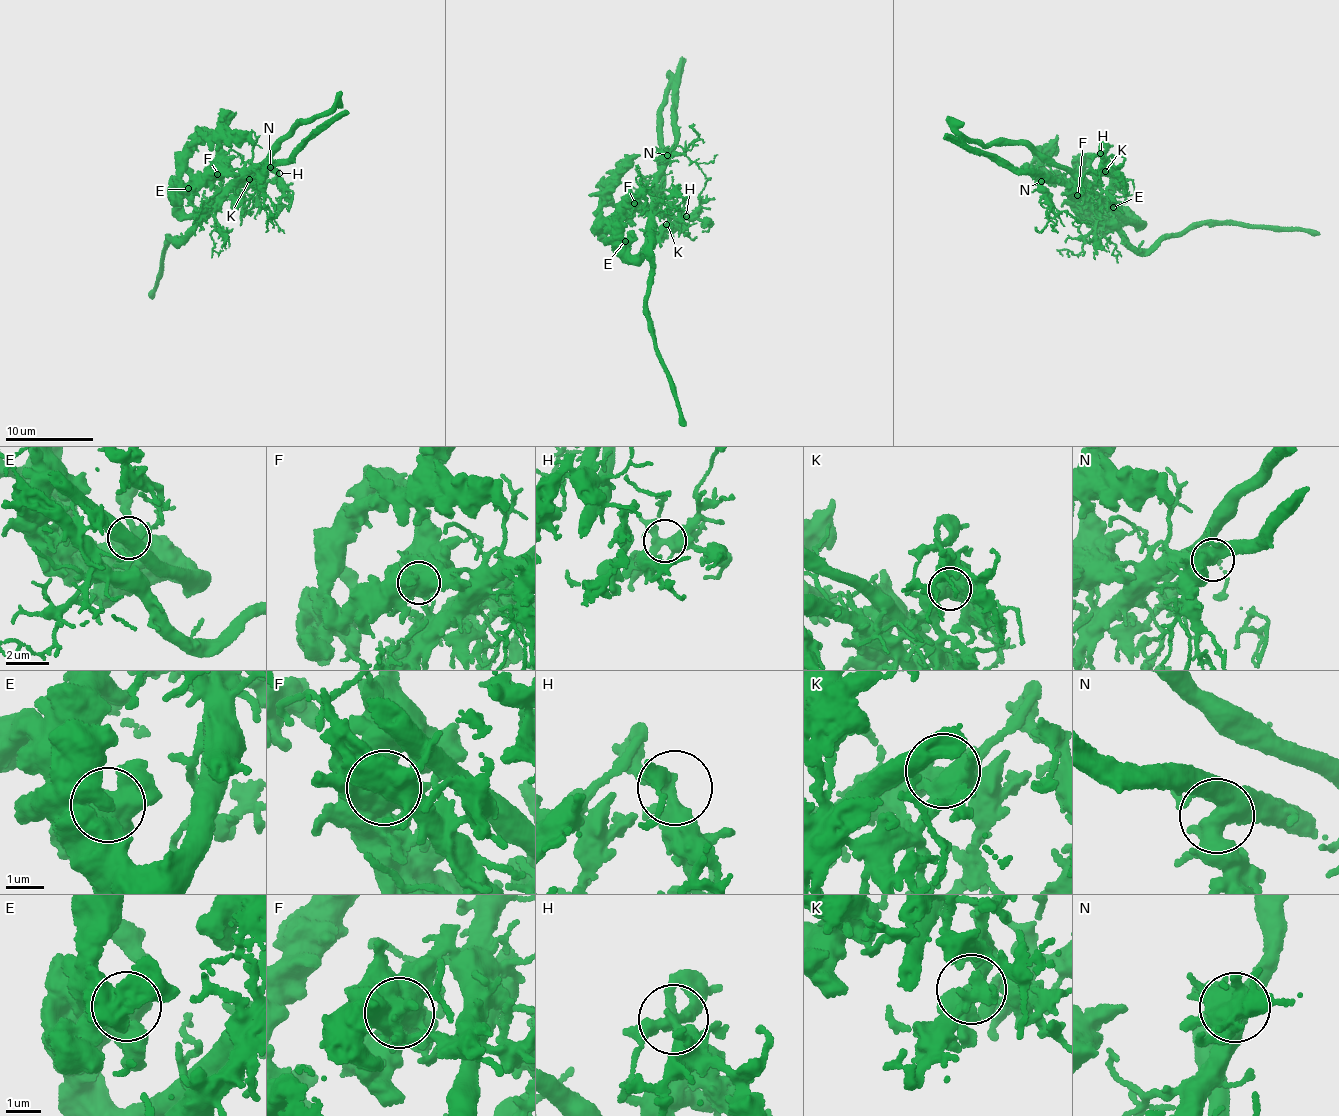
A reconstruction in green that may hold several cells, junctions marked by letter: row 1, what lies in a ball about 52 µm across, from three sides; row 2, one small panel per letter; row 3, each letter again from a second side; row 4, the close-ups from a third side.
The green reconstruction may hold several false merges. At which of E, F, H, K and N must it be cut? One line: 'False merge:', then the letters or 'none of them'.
False merge: F

